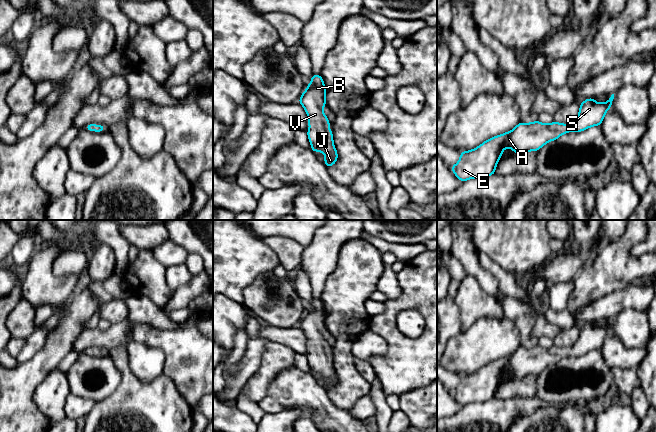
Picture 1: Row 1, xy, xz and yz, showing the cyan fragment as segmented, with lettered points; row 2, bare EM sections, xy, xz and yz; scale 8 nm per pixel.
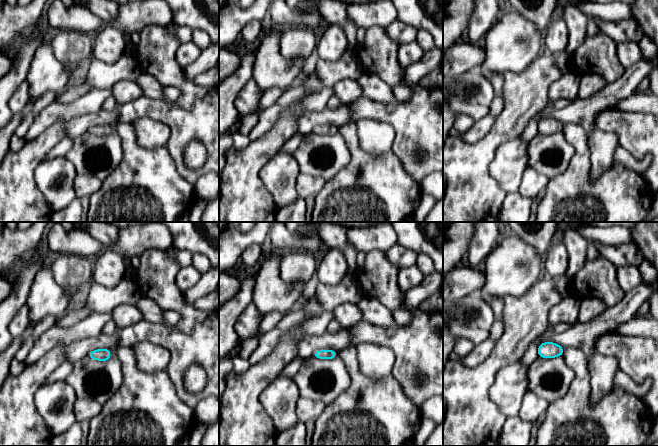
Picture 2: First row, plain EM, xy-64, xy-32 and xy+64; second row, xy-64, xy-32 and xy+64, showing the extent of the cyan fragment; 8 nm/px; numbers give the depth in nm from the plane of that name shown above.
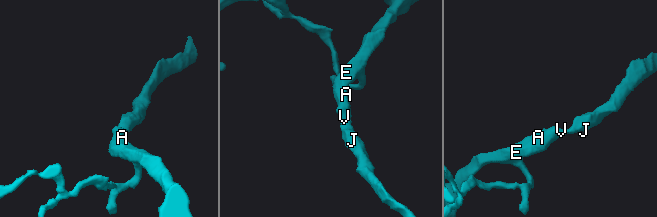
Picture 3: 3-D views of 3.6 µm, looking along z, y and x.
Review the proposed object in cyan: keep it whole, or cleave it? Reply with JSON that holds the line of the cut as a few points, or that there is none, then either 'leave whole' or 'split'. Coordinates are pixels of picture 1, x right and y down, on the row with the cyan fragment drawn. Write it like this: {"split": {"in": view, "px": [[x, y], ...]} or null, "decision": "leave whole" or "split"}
{"split": null, "decision": "leave whole"}

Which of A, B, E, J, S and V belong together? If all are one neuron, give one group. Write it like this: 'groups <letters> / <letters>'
groups A B E J S V

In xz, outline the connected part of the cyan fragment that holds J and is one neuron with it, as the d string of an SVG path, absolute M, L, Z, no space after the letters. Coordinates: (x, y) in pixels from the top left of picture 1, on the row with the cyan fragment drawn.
M313 74L310 84L299 98L308 116L310 129L307 130L308 139L313 152L321 151L325 155L323 162L327 167L334 165L338 153L333 142L333 133L328 128L331 124L323 112L326 104L326 88L321 75Z

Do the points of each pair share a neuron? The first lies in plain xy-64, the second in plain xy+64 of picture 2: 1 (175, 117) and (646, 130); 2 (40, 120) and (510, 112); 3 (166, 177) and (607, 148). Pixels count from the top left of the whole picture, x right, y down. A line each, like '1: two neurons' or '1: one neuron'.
1: one neuron
2: two neurons
3: two neurons

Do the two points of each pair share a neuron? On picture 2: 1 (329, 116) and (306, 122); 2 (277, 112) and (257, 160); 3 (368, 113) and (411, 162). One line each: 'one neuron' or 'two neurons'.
1: one neuron
2: two neurons
3: one neuron

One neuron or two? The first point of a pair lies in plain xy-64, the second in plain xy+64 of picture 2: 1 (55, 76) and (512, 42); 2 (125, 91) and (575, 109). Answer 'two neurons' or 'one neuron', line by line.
1: one neuron
2: two neurons

